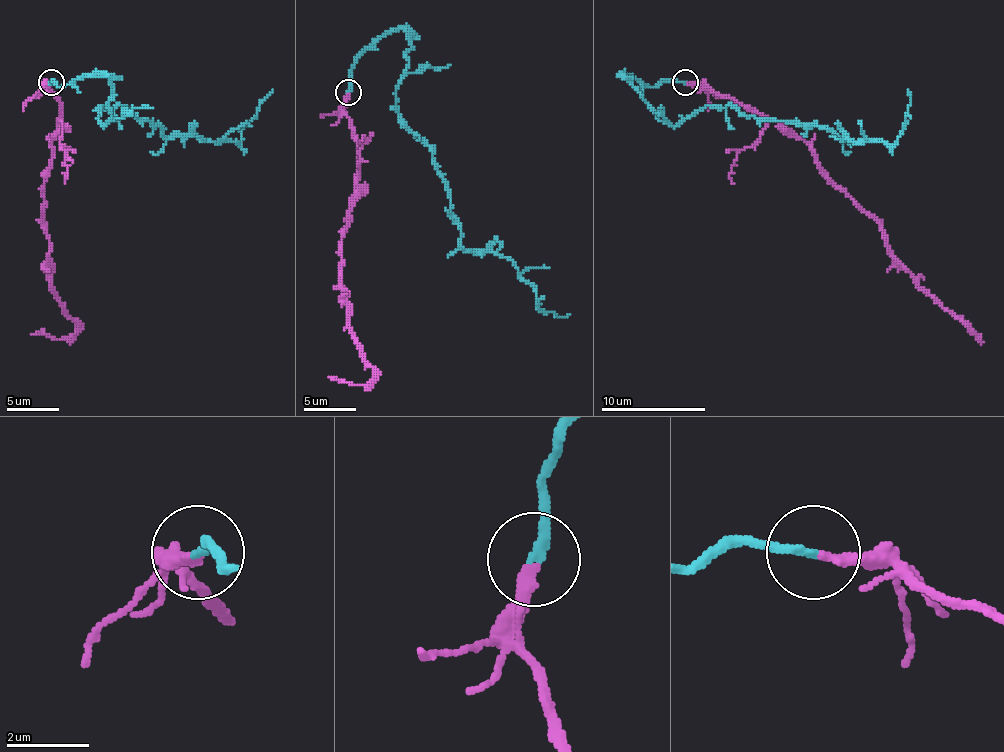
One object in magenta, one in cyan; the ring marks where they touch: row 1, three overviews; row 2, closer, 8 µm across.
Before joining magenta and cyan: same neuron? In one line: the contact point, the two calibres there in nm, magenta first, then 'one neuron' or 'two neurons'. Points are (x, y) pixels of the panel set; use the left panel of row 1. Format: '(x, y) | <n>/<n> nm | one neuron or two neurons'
(51, 82) | 280/220 nm | one neuron

